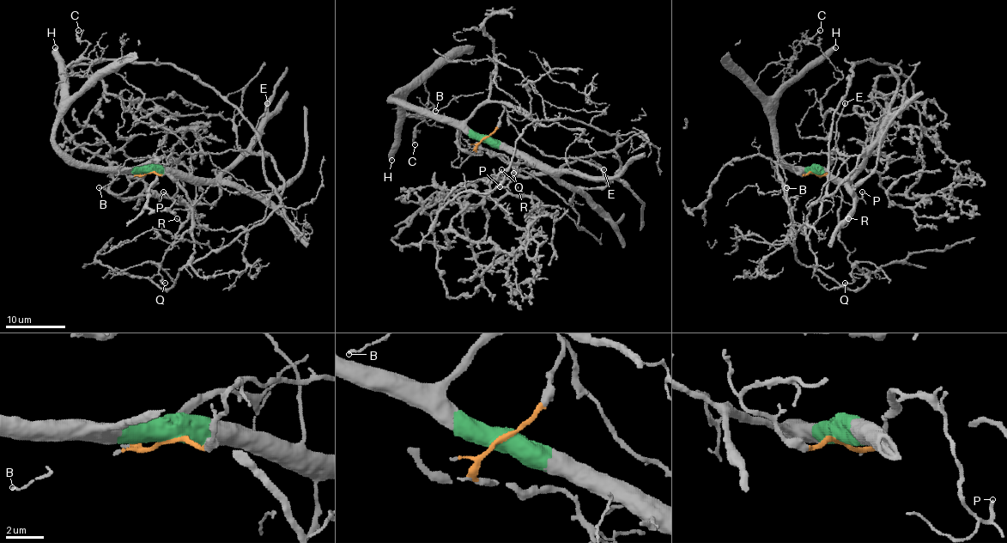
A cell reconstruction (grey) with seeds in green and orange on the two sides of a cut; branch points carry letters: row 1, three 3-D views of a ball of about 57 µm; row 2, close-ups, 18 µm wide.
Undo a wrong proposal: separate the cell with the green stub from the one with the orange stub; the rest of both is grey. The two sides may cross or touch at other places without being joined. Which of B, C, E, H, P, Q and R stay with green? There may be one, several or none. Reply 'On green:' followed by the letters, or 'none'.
On green: B, C, H, Q, R

